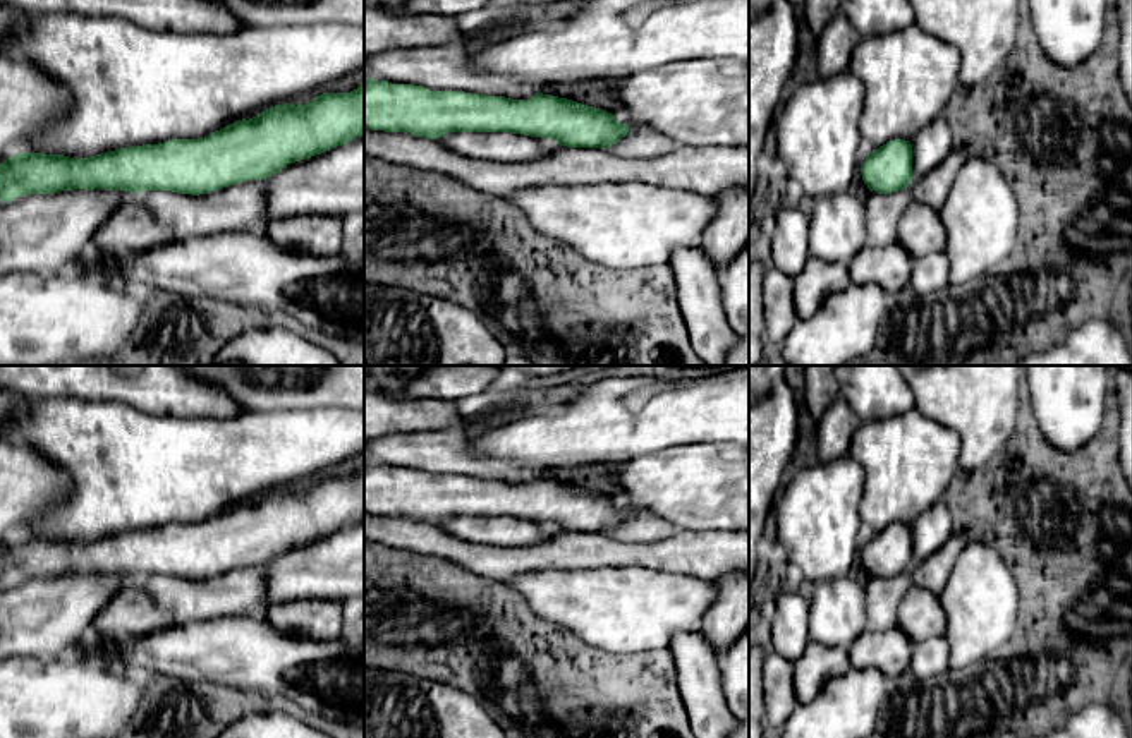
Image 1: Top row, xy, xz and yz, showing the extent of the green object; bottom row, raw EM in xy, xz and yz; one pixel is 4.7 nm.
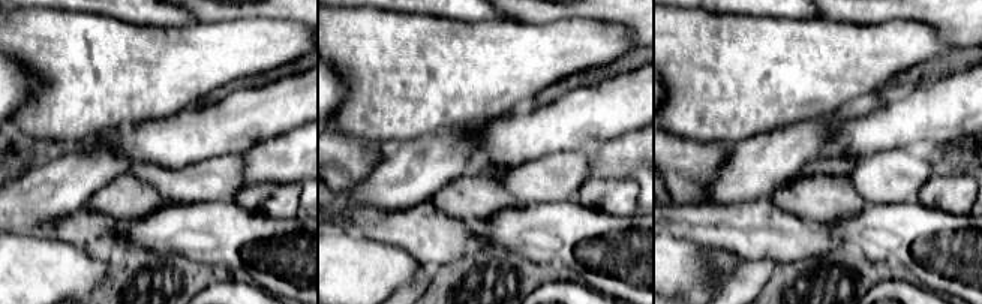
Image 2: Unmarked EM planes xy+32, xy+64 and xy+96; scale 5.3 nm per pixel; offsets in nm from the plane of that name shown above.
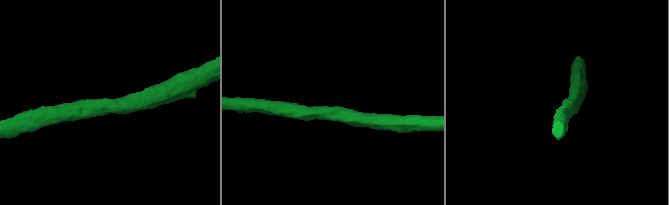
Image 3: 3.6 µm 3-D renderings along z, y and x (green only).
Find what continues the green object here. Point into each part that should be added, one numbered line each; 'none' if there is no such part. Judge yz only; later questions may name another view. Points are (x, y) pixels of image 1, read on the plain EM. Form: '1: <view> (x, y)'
1: yz (931, 529)

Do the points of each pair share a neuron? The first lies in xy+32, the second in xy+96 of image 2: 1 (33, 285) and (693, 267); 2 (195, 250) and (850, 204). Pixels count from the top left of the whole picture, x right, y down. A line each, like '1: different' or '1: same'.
1: same
2: different

